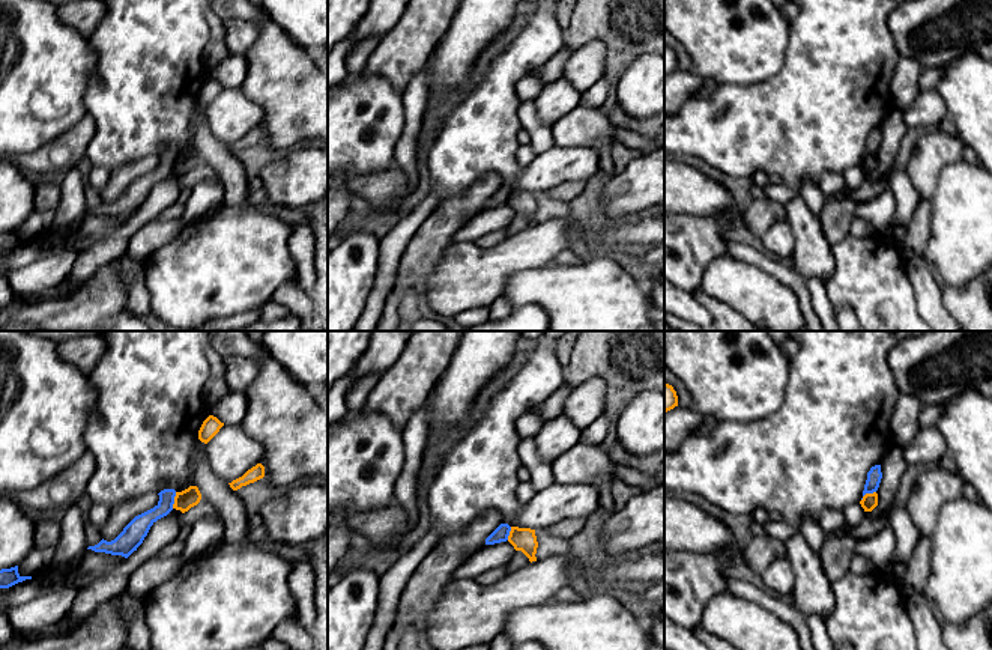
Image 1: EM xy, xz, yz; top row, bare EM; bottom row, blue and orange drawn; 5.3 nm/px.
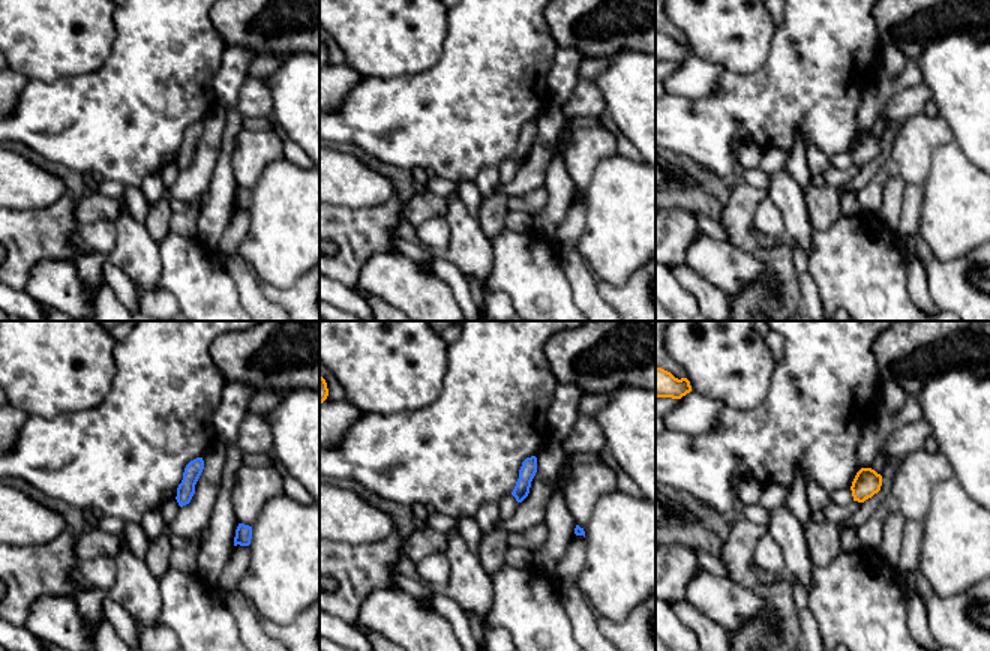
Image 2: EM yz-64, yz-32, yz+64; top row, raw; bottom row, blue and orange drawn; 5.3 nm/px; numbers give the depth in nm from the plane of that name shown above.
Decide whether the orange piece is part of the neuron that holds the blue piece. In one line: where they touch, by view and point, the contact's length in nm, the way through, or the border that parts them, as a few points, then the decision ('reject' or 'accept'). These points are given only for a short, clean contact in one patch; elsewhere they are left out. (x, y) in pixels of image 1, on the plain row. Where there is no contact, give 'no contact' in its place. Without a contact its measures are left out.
contact xy (173, 163); length 90 nm; border xy (176, 155), (172, 170); reject

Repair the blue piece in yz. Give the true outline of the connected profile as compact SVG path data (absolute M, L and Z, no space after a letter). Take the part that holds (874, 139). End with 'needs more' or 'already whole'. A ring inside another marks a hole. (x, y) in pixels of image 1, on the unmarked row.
M881 128L872 129L870 134L867 135L867 143L864 147L863 159L866 156L876 155L879 150L881 141L882 141Z; already whole

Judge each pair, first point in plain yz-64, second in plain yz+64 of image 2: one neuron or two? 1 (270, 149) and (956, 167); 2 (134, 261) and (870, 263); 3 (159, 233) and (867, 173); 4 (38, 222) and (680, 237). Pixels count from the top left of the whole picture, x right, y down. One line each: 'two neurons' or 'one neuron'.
1: two neurons
2: two neurons
3: one neuron
4: one neuron

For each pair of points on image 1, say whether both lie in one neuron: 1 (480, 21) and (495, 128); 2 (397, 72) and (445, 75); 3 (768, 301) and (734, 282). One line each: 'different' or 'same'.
1: different
2: different
3: same

